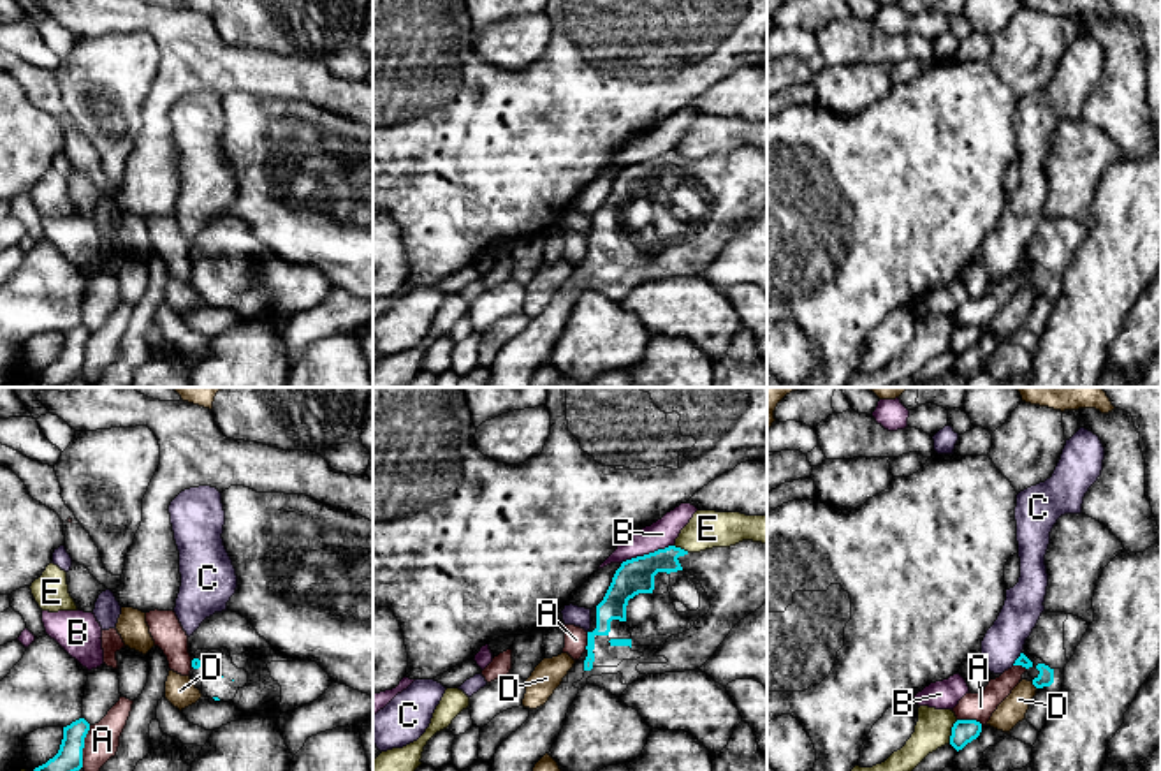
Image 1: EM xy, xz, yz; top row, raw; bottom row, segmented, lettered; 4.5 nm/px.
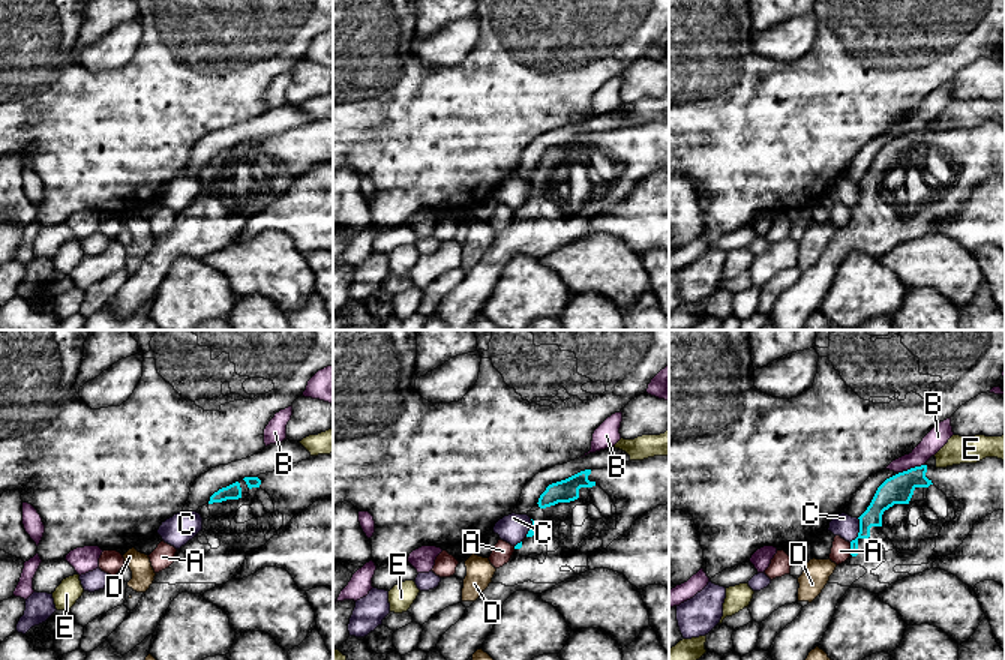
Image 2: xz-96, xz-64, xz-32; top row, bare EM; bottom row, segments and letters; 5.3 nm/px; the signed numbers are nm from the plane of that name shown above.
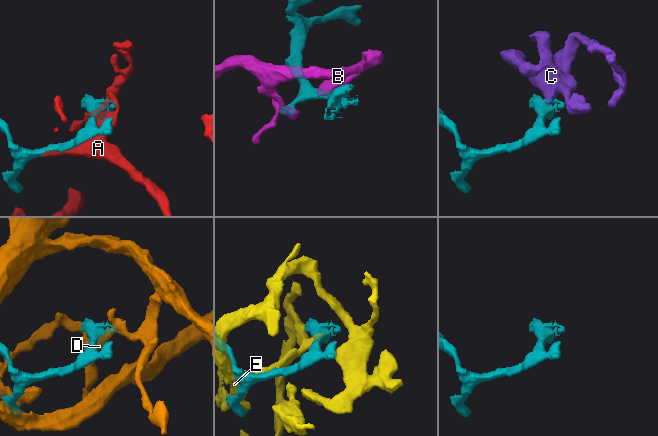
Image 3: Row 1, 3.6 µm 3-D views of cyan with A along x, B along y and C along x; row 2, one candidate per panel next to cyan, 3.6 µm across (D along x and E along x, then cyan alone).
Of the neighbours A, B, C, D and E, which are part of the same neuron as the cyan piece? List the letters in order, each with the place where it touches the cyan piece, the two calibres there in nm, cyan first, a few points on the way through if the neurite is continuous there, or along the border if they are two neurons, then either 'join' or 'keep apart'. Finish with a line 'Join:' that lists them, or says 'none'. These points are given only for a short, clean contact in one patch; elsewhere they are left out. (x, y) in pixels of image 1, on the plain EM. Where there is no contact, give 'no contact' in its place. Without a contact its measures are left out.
A: contact xy (83, 352); calibres 130 and 160 nm; keep apart
B: contact xz (646, 161); calibres 160 and 130 nm; border xz (672, 150), (627, 164), (621, 169); keep apart
C: contact yz (1017, 264); calibres 50 and 190 nm; border yz (1021, 257), (1012, 270); keep apart
D: contact yz (1033, 289); calibres 80 and 120 nm; border yz (1031, 287), (1036, 294); keep apart
E: contact yz (952, 337); calibres 110 and 160 nm; keep apart
Join: none

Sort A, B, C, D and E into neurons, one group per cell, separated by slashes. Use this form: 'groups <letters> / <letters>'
groups A / B / C / D / E

